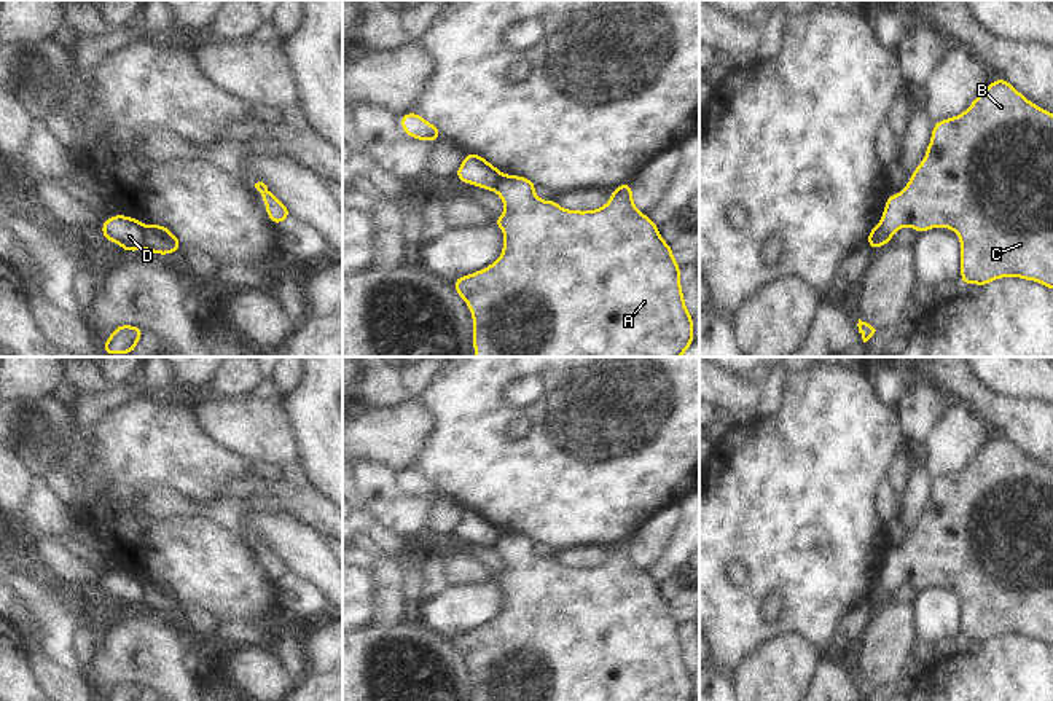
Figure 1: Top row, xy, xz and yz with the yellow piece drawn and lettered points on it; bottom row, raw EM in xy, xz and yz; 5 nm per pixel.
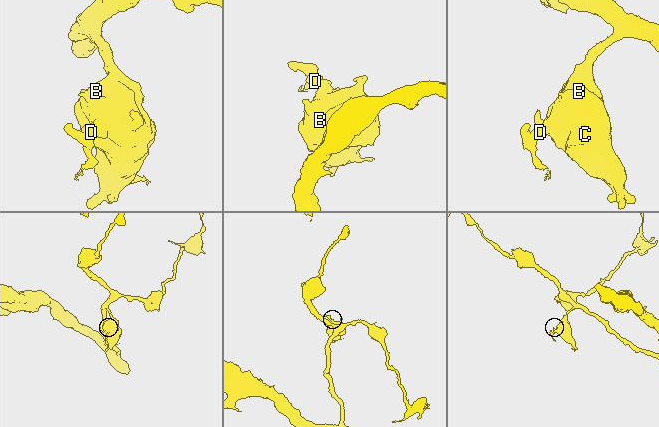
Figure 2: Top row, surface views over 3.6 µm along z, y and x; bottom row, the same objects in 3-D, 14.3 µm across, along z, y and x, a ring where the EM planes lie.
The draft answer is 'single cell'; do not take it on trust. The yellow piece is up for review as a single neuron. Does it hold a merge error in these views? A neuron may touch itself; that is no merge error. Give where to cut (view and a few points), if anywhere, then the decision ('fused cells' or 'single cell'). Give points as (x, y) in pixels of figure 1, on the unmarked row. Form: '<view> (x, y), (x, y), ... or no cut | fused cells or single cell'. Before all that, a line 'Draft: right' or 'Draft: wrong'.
Draft: wrong
xy (144, 583), (148, 606) | fused cells

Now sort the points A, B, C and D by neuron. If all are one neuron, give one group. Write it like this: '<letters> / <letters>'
A B C / D

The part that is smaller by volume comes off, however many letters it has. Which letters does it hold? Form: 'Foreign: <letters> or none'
Foreign: D.

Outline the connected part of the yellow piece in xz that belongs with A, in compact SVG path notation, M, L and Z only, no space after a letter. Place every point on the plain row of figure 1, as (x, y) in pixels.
M503 532L497 551L505 570L495 577L505 589L502 613L491 623L452 639L473 674L473 701L693 701L693 672L680 644L680 621L658 583L632 559L626 538L596 567L566 567L556 558L534 553L537 540Z

